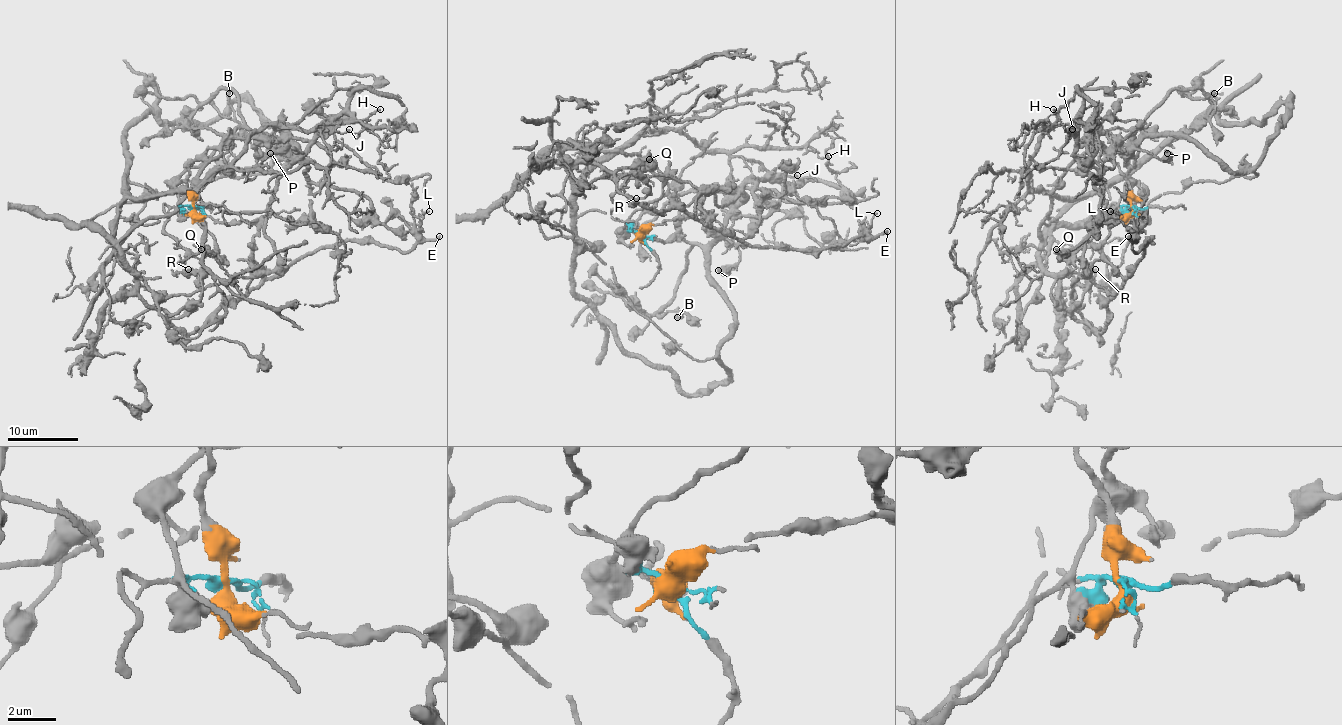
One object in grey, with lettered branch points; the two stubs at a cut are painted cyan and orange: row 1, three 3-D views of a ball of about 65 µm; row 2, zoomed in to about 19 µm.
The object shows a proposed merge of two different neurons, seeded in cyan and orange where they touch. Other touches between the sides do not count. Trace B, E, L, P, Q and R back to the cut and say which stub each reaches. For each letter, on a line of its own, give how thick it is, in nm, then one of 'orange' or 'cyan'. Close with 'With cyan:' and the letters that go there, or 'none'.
B: 200 nm | cyan
E: 260 nm | orange
L: 140 nm | orange
P: 600 nm | cyan
Q: 240 nm | cyan
R: 140 nm | orange
With cyan: B, P, Q

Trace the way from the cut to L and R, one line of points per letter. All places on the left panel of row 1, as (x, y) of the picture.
L: (192, 209), (219, 223), (249, 221), (257, 228), (252, 256), (268, 277), (349, 240), (408, 251), (429, 210)
R: (192, 209), (257, 228), (252, 258), (261, 282), (182, 333), (170, 321), (201, 296), (187, 268)

